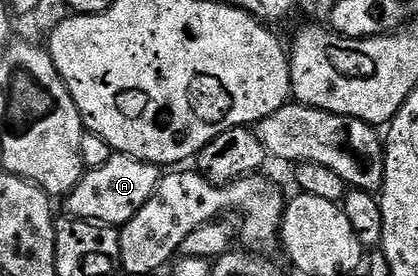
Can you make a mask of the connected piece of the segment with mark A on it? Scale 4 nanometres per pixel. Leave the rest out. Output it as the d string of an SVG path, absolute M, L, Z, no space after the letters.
M114 153L111 161L107 161L107 165L90 167L86 170L79 181L79 185L75 185L75 189L70 191L64 200L64 203L66 202L65 207L69 210L66 212L74 219L100 221L106 225L123 225L127 221L131 221L131 217L135 213L139 213L139 209L143 209L143 205L147 205L147 201L151 201L162 174L162 168L156 163L144 163L142 159Z

